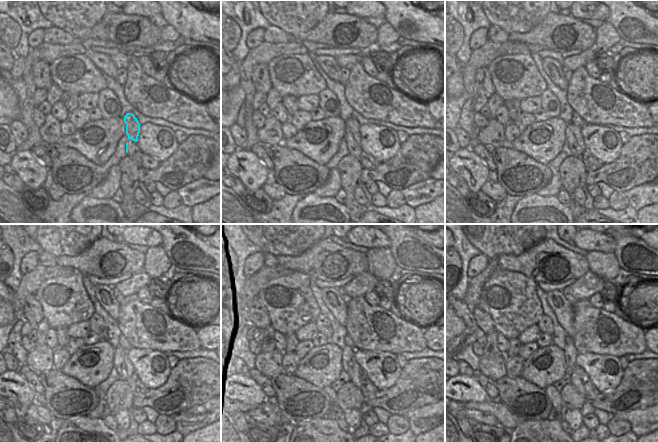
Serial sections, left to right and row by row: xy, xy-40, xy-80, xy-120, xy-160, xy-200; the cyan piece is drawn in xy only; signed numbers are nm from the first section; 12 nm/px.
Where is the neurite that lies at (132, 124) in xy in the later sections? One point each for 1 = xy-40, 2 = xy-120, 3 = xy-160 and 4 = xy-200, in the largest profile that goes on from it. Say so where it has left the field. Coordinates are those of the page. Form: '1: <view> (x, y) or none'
1: xy-40 (352, 125)
2: xy-120 (131, 371)
3: xy-160 (354, 377)
4: xy-200 (574, 380)

